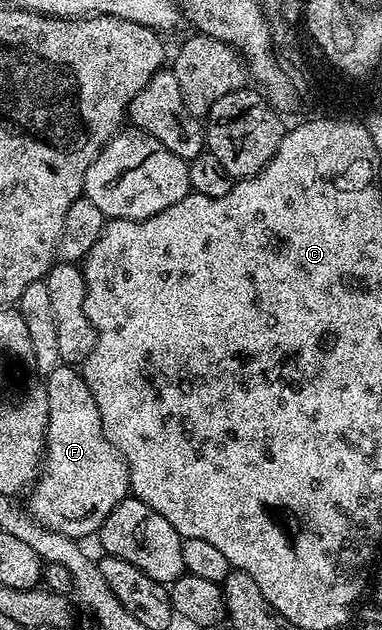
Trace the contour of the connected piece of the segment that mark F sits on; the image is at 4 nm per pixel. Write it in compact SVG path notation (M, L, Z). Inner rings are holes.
M60 364L45 377L45 396L49 399L49 423L41 472L30 490L25 509L36 521L53 531L61 531L61 535L69 535L76 539L84 539L98 534L105 523L109 511L117 507L129 493L127 480L127 464L123 456L105 439L101 419L97 411L97 403L85 383L82 372L74 365Z

